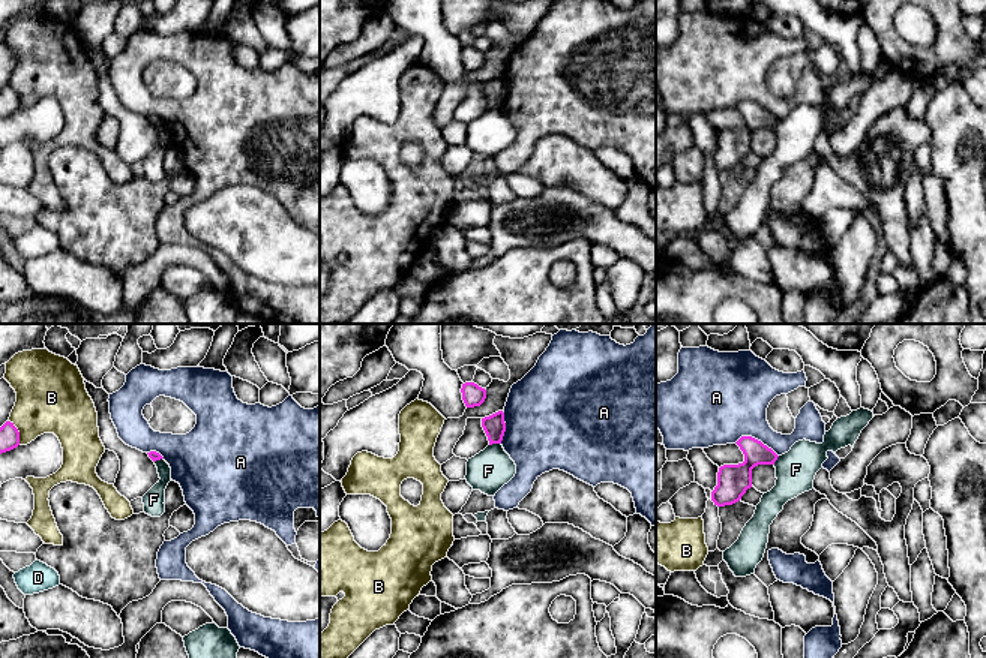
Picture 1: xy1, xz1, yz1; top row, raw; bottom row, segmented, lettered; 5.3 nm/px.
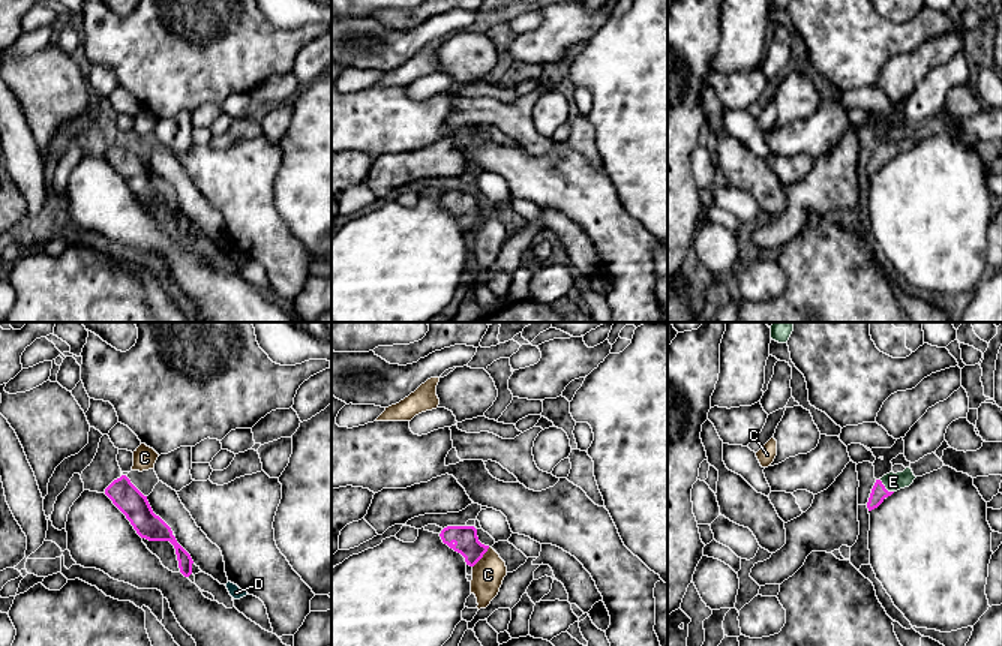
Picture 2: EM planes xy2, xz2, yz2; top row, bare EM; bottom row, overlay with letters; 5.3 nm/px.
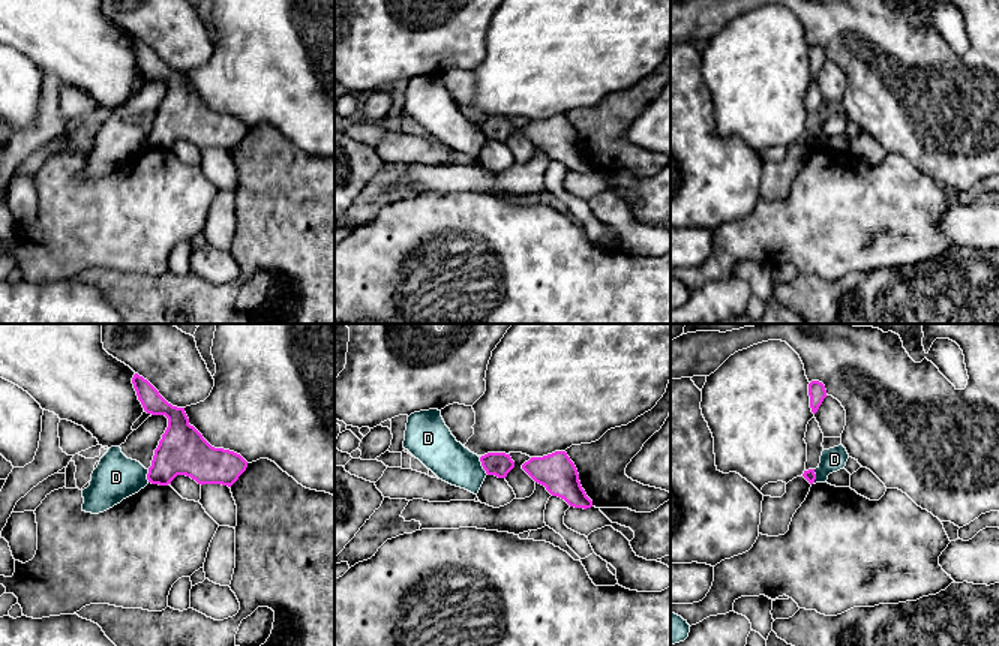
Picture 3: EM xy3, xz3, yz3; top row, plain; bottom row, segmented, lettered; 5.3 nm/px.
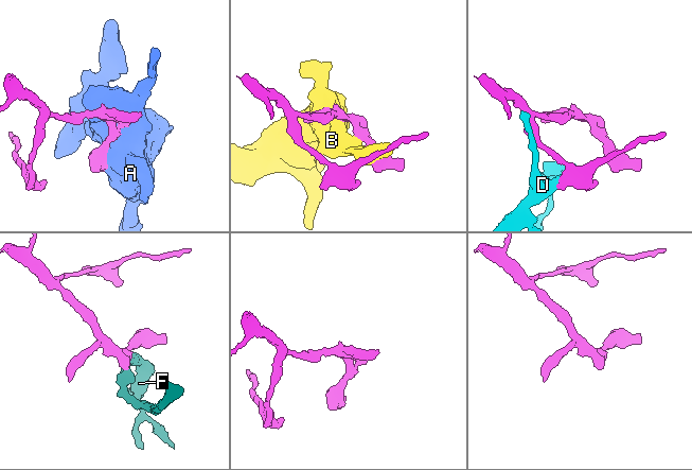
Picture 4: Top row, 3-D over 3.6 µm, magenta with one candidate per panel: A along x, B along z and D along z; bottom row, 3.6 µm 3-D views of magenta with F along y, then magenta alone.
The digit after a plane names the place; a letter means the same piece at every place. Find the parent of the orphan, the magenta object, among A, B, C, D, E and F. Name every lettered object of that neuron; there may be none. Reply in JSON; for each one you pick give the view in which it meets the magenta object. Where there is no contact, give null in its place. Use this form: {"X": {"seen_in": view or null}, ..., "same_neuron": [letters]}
{"E": {"seen_in": "yz2"}, "same_neuron": ["E"]}

